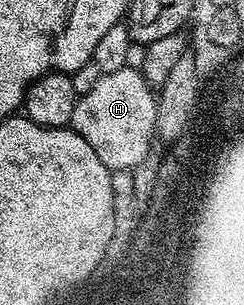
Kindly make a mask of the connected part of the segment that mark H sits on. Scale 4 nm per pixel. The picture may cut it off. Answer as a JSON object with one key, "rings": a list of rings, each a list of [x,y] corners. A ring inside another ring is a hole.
{"rings":[[[133,65],[125,66],[117,73],[102,74],[99,81],[95,81],[95,89],[78,98],[71,129],[79,133],[79,137],[83,137],[87,145],[91,145],[91,149],[95,149],[99,161],[103,161],[103,165],[109,168],[110,172],[122,171],[128,166],[139,165],[151,154],[152,147],[149,146],[155,142],[157,135],[157,100],[154,88],[150,87],[140,70]]]}

